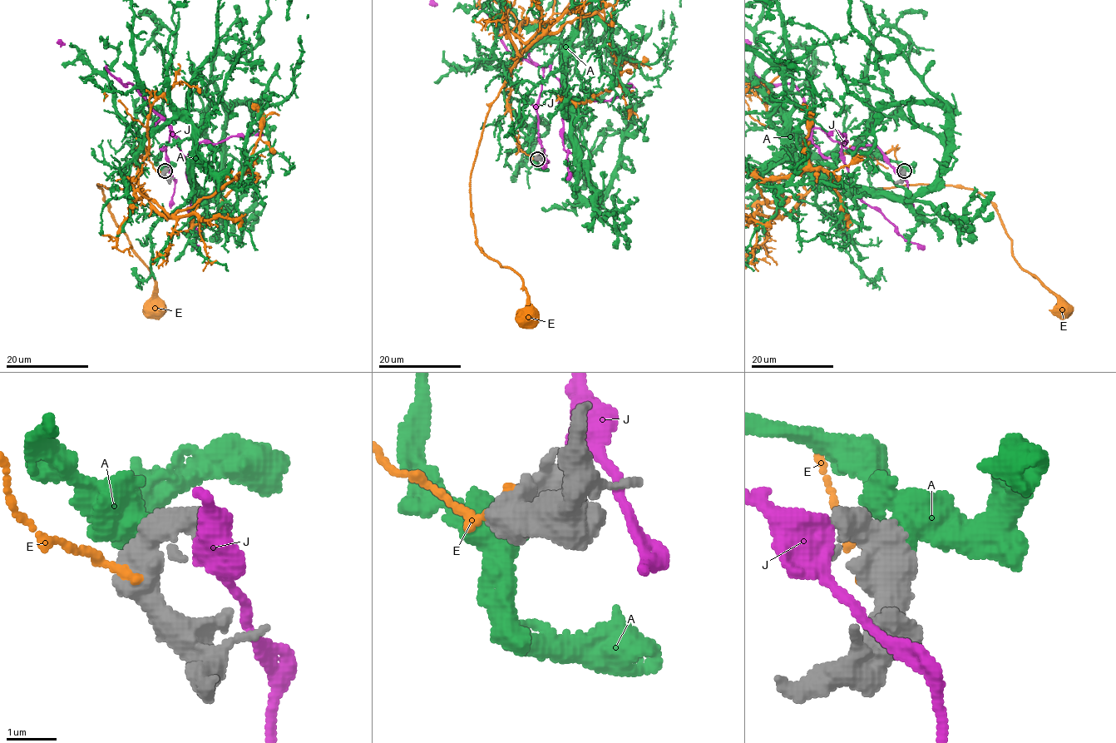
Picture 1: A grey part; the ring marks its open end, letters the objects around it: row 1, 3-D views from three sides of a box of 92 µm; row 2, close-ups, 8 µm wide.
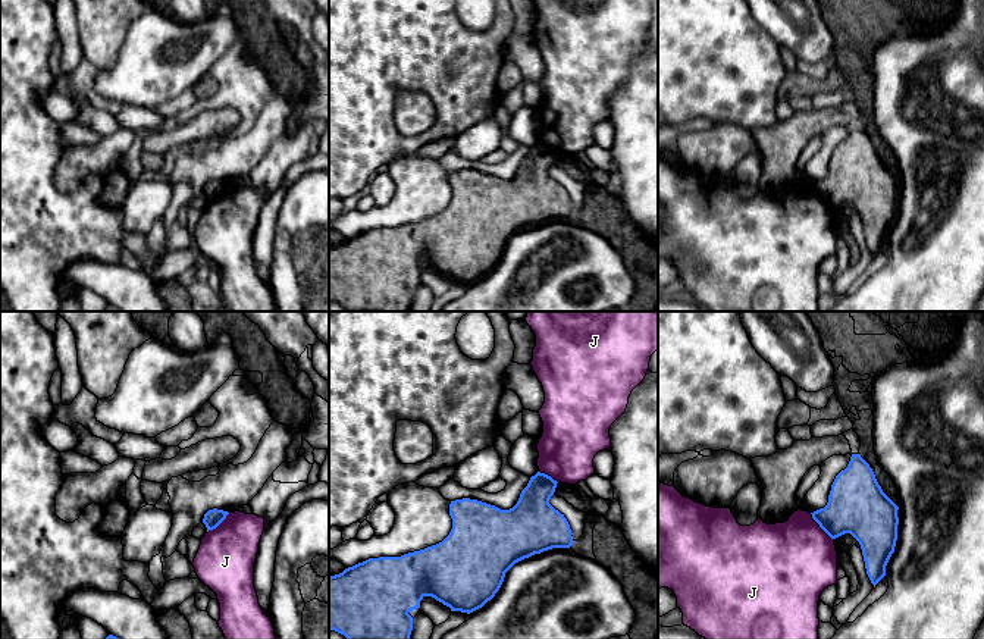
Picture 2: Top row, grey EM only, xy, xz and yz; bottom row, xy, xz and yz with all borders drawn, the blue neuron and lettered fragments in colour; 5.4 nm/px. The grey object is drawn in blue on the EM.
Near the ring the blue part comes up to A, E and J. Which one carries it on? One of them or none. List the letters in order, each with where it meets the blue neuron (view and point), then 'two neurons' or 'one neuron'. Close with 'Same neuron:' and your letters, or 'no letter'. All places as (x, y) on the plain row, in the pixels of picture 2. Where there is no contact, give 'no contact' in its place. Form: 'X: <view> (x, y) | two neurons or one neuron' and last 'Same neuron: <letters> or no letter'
A: no contact | one neuron
E: no contact | two neurons
J: yz (820, 197) | two neurons
Same neuron: A

